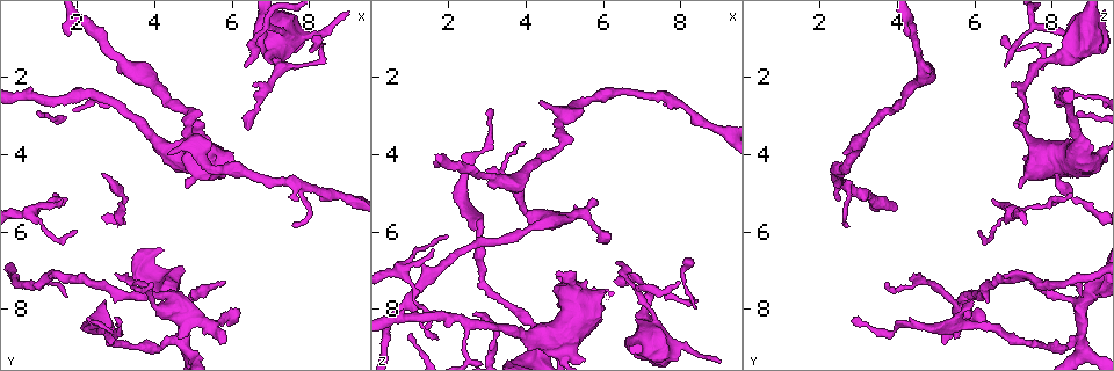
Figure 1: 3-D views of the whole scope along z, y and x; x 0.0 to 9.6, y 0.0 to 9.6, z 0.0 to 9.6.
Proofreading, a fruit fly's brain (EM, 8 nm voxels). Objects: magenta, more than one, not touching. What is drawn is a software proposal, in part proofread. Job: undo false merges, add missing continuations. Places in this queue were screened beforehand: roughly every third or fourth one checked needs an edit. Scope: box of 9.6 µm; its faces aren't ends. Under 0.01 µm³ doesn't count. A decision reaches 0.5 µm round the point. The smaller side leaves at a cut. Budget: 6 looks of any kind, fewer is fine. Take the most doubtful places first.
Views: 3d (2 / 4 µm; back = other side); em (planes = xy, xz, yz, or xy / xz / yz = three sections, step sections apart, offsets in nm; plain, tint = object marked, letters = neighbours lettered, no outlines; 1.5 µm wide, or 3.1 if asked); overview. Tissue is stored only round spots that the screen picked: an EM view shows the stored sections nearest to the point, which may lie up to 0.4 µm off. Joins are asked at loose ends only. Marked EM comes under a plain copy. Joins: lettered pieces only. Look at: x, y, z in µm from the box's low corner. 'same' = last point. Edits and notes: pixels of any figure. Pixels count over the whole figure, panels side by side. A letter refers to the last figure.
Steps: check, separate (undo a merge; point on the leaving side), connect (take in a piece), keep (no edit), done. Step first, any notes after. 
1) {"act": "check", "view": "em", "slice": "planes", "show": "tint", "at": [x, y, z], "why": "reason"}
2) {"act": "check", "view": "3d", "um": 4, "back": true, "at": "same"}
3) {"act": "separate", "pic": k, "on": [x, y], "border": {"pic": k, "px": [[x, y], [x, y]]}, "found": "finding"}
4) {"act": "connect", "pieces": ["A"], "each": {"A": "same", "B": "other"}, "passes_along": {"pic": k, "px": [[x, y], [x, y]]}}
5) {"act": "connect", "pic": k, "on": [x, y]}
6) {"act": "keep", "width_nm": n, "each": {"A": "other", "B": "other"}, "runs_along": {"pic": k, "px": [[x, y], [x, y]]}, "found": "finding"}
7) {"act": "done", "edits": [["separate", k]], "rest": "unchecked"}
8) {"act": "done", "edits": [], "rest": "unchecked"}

{"act": "check", "view": "em", "slice": "xz", "step": 4, "show": "tint", "at": [5.75, 8.85, 5.25], "why": "branch stops here"}

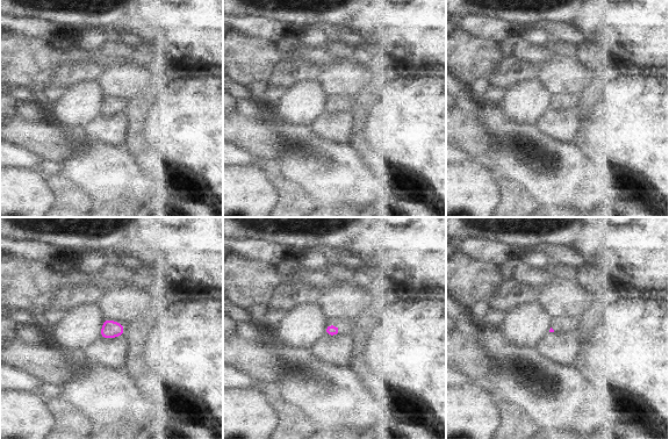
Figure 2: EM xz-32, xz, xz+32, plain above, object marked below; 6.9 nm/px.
{"act": "check", "view": "em", "slice": "xz", "step": 4, "show": "letters", "at": "same"}

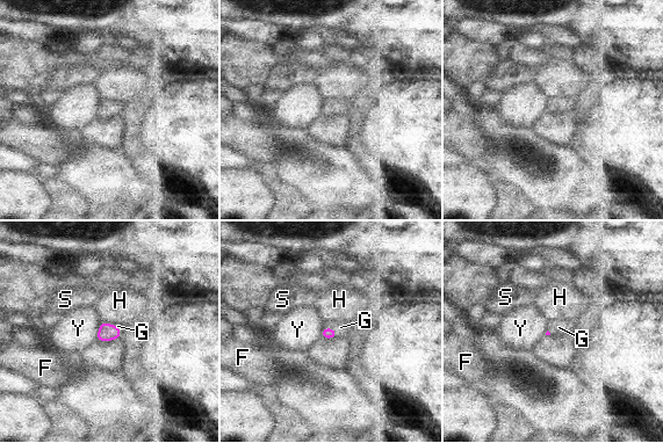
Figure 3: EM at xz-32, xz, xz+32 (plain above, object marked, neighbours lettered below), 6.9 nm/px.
{"act": "connect", "pieces": ["G"], "each": {"F": "other", "G": "same", "H": "other", "S": "other", "Y": "other"}, "found": "it goes on there"}

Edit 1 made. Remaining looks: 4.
{"act": "check", "view": "em", "slice": "planes", "show": "letters", "at": [1.65, 0.75, 4.35]}

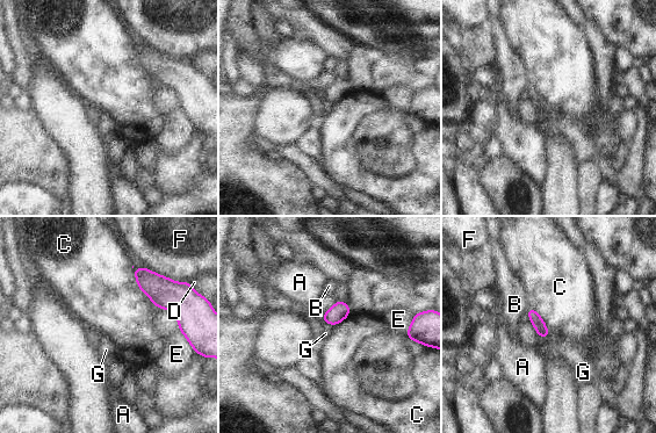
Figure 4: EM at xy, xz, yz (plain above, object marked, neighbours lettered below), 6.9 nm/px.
{"act": "keep", "each": {"A": "other", "B": "other", "C": "other", "D": "other", "E": "other", "F": "other", "G": "other"}, "border": {"pic": 4, "px": [[131, 266], [137, 287], [156, 307]]}, "found": "no lettered piece goes on from it"}

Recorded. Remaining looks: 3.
{"act": "check", "view": "em", "slice": "yz", "step": 8, "show": "tint", "at": [7.30, 0.85, 8.45], "why": "thick turns thin"}

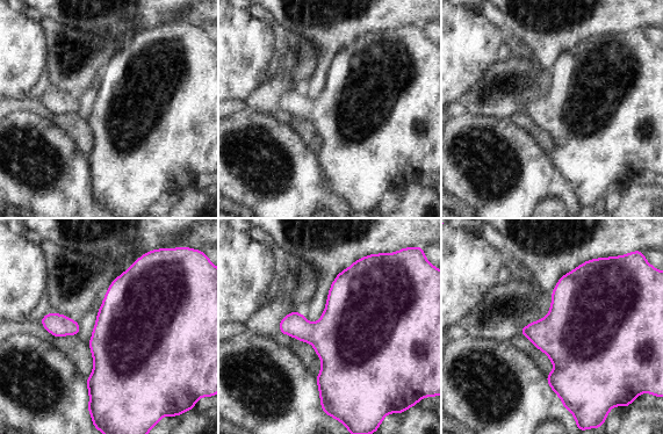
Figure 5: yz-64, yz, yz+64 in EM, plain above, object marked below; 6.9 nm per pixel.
{"act": "check", "view": "em", "slice": "planes", "show": "letters", "at": "same"}

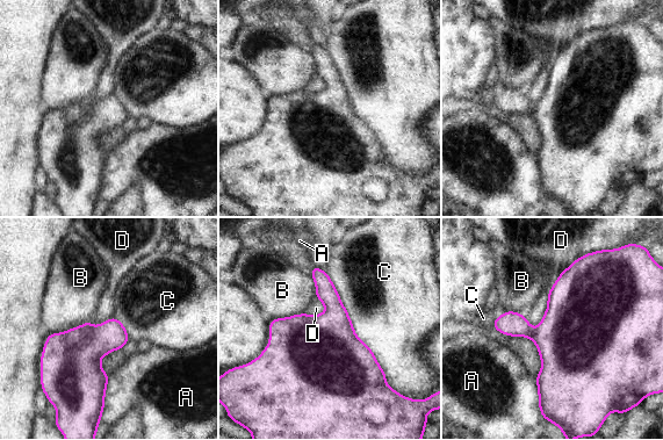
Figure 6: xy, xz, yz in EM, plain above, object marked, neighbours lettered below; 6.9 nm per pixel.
{"act": "keep", "width_nm": 260, "each": {"A": "other", "B": "other", "C": "other", "D": "other"}, "border": {"pic": 6, "px": [[550, 289], [543, 317], [532, 329]]}, "found": "continuous, no second neuron"}

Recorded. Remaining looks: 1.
{"act": "done", "edits": [["connect", 3]], "rest": "unchecked"}

